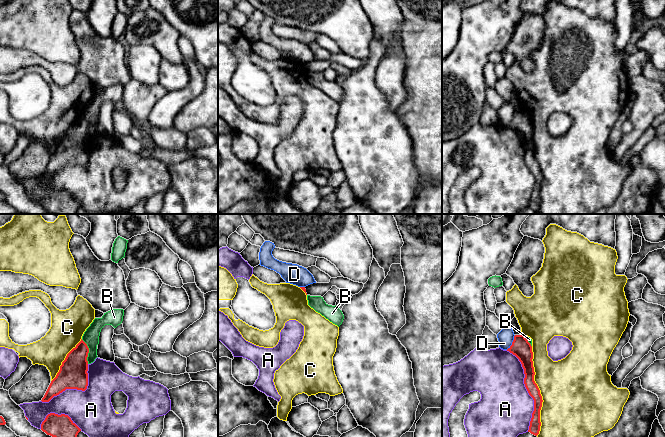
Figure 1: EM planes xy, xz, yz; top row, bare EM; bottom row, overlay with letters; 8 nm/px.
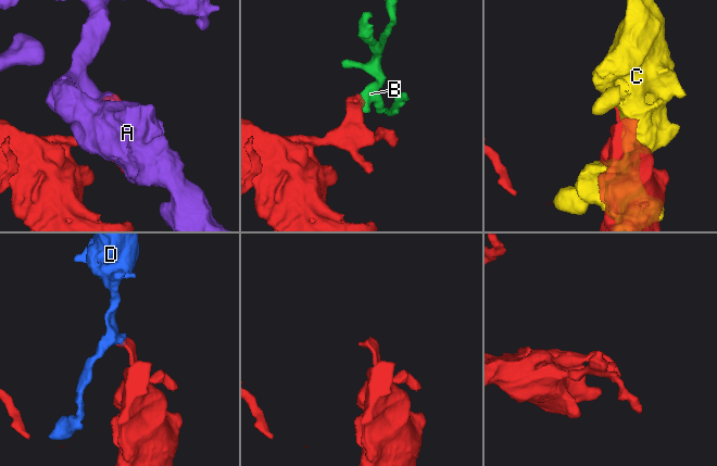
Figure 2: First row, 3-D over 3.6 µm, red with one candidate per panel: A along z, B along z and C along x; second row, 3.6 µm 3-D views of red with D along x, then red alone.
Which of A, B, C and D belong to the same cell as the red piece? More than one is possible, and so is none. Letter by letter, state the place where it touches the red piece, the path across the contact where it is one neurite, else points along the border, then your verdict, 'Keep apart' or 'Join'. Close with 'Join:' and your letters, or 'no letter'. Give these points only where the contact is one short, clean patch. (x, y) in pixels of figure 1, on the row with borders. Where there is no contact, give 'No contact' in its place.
A: Touches red at yz (526, 388). Keep apart
B: Touches red at xy (88, 351). Boundary: xy (81, 339), (88, 348), (88, 363). Keep apart
C: Touches red at yz (539, 391). Keep apart
D: Touches red at yz (512, 342). Boundary: yz (515, 335), (512, 343), (506, 349). Keep apart
Join: no letter

